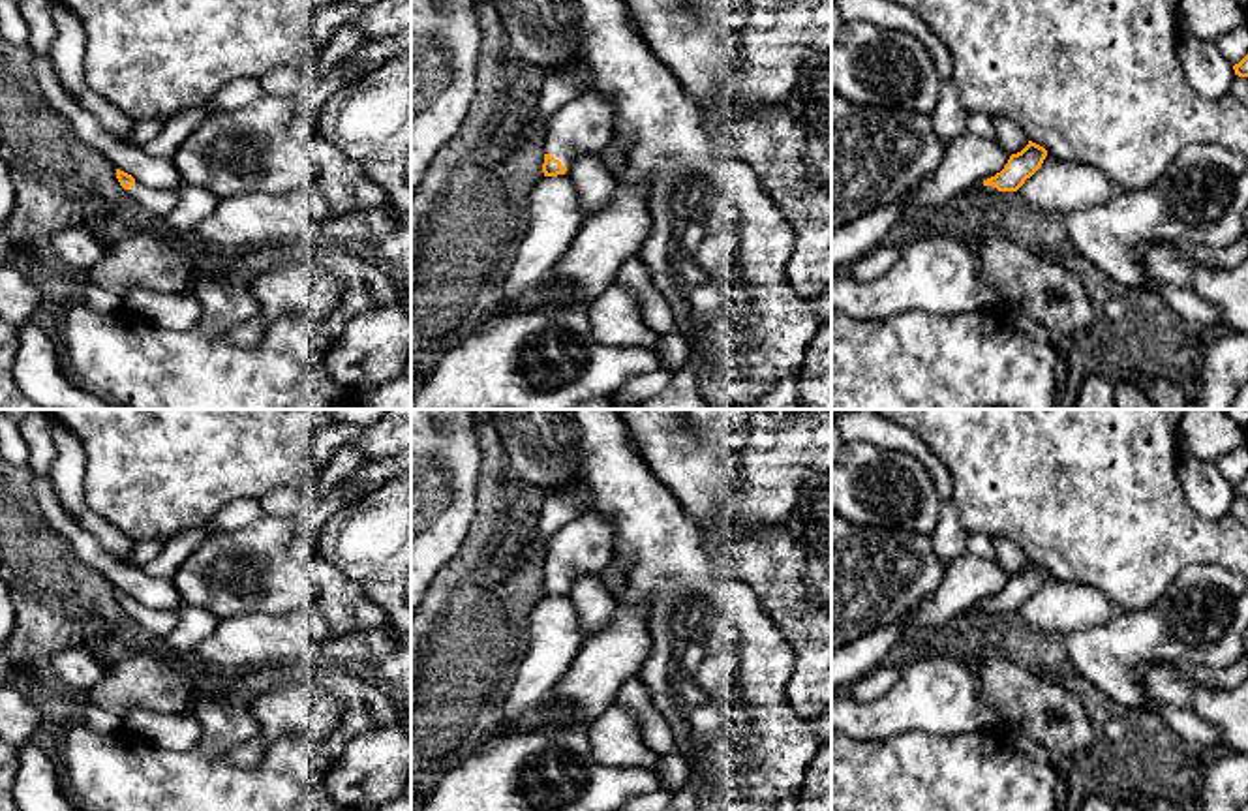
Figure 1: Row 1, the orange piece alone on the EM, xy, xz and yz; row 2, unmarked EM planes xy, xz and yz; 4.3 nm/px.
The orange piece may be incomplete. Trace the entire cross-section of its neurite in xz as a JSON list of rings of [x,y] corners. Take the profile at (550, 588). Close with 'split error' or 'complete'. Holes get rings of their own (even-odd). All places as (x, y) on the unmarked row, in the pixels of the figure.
[[[584,513],[565,524],[548,544],[544,597],[565,595],[578,574],[599,576],[614,558],[614,522],[601,513]]] | split error

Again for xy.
[[[116,589],[116,599],[120,606],[133,618],[133,621],[154,636],[165,638],[178,621],[178,608],[150,608],[120,589]]] | split error

